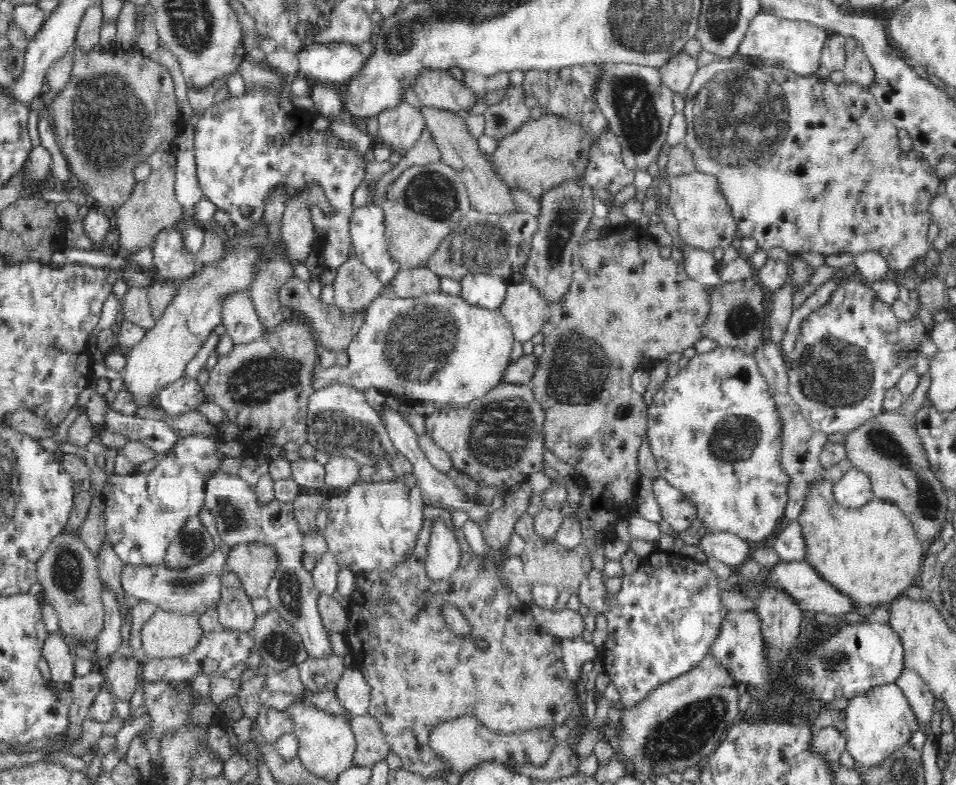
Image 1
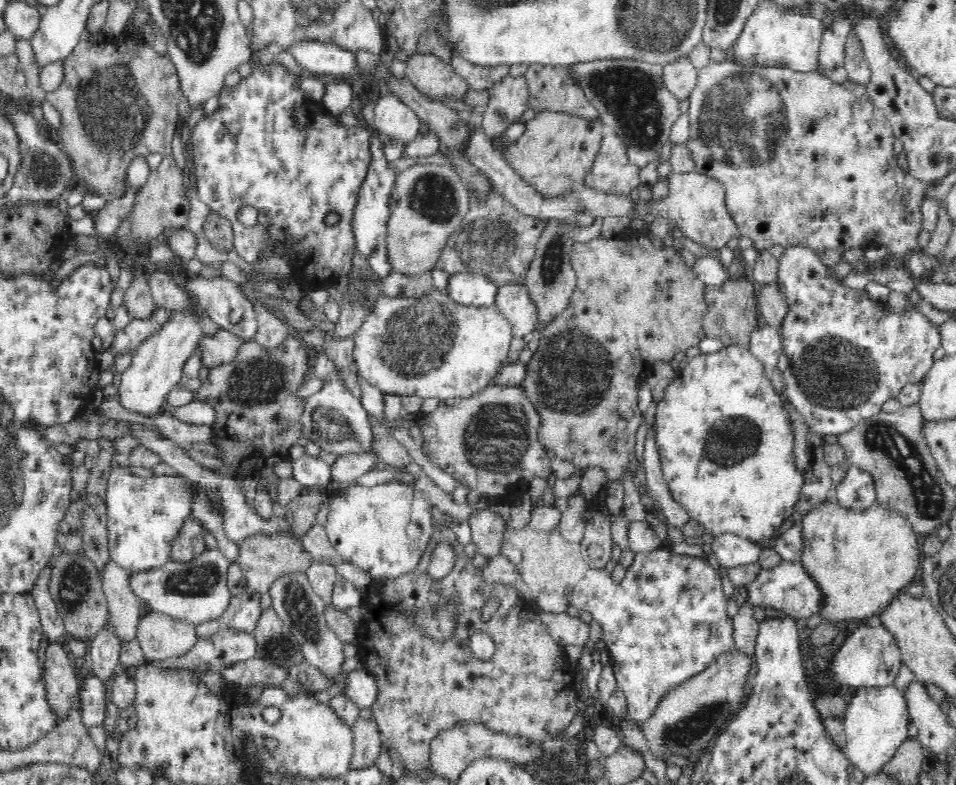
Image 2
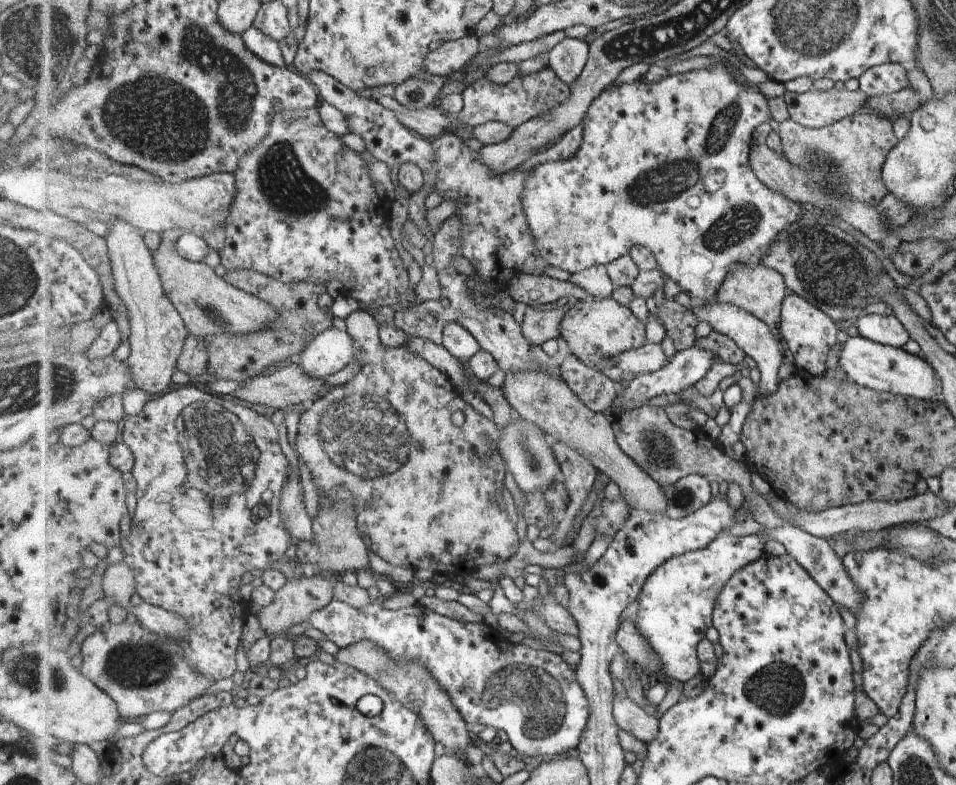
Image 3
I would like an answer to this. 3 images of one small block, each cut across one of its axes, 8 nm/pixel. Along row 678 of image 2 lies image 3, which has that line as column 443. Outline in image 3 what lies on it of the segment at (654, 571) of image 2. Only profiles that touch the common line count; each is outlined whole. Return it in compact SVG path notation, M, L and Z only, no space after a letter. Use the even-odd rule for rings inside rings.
M333 600L325 605L321 610L316 610L309 620L310 626L322 631L327 638L331 639L335 644L338 644L341 648L355 644L363 639L372 640L377 643L380 648L383 647L396 662L407 662L407 665L413 663L421 663L426 669L429 669L433 676L439 681L439 684L449 693L455 706L459 709L459 712L464 716L464 719L471 726L474 724L485 725L485 728L494 728L501 733L501 738L508 740L511 745L513 753L521 753L529 757L543 755L545 756L557 756L557 754L565 754L573 748L577 749L581 742L581 737L588 727L590 719L590 702L587 693L581 686L578 679L578 673L573 671L573 668L561 658L561 655L552 653L547 649L535 650L535 648L529 648L521 643L512 644L507 639L501 638L497 631L494 631L490 626L484 623L466 623L460 620L449 618L448 616L439 614L424 605L417 604L413 606L406 606L400 609L387 609L383 605L376 603L369 603L364 607L354 607L343 601Z

